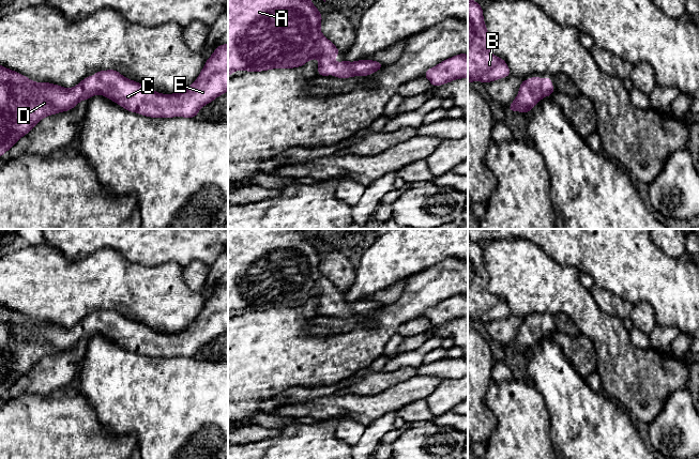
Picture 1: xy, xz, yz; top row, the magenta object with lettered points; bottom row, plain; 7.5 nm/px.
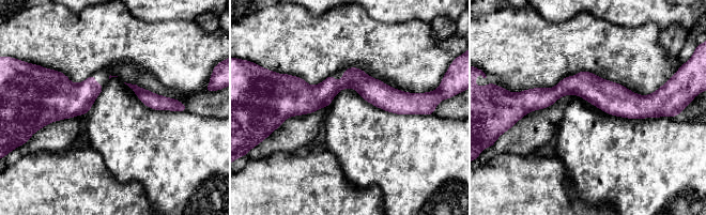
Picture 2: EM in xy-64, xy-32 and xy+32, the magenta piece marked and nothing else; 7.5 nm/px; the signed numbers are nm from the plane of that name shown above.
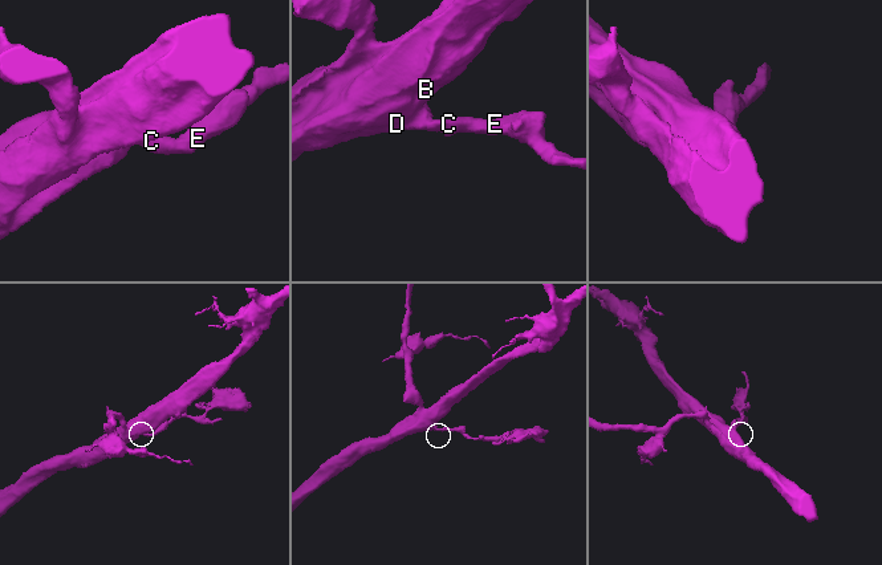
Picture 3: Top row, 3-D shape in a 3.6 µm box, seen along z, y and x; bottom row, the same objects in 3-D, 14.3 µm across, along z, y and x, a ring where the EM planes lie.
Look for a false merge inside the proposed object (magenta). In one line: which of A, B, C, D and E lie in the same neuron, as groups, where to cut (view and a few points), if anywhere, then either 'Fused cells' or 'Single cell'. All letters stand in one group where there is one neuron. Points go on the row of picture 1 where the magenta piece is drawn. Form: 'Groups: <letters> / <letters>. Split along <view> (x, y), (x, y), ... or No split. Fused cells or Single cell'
Groups: A B C D E. No split. Single cell

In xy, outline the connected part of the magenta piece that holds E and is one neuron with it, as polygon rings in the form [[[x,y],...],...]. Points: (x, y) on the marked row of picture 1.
[[[228,43],[215,48],[198,78],[185,91],[161,94],[139,82],[130,80],[118,71],[100,71],[71,89],[49,82],[33,82],[28,77],[0,65],[0,156],[44,117],[74,108],[80,101],[95,94],[104,95],[131,112],[152,118],[195,118],[204,105],[228,91]]]

